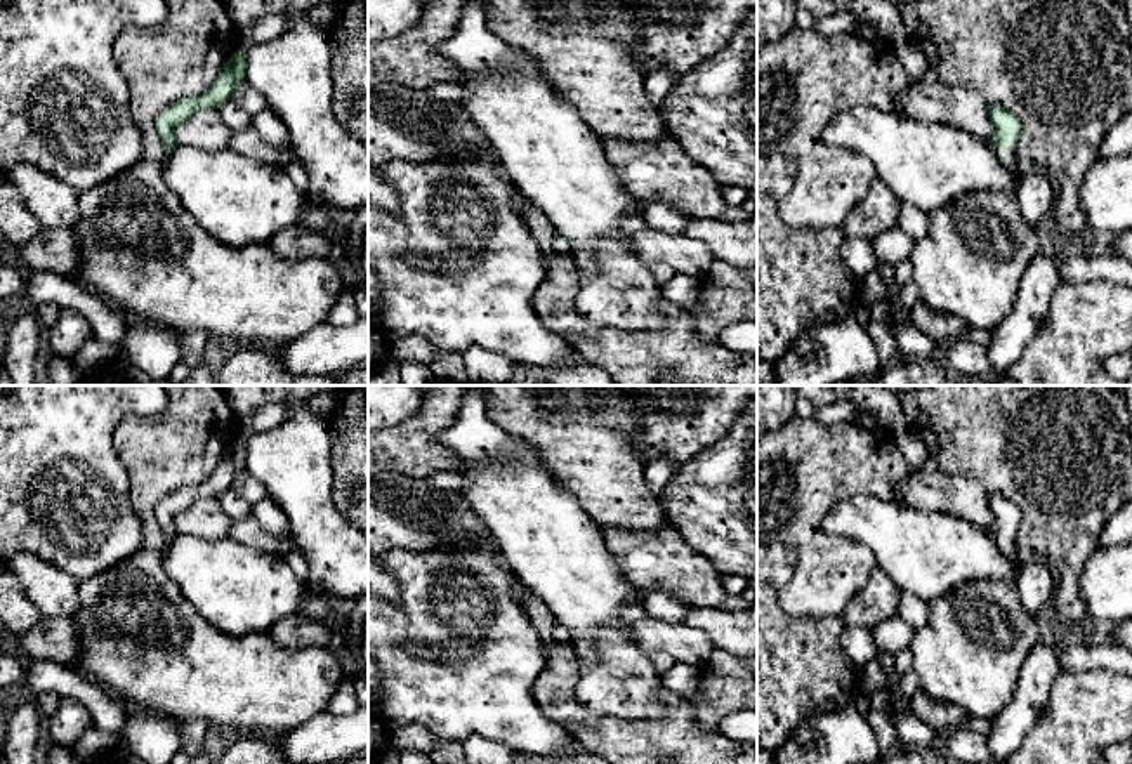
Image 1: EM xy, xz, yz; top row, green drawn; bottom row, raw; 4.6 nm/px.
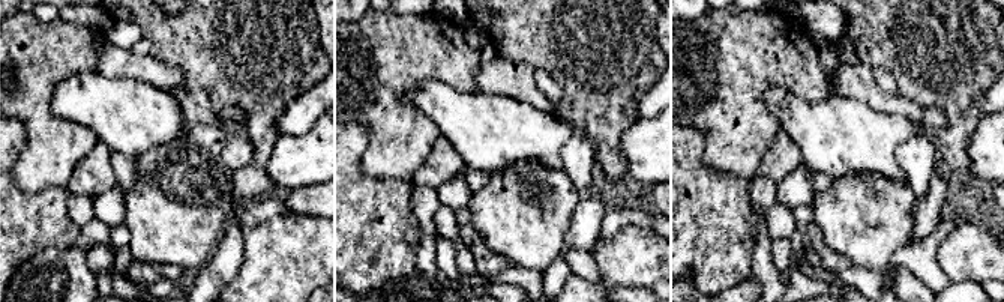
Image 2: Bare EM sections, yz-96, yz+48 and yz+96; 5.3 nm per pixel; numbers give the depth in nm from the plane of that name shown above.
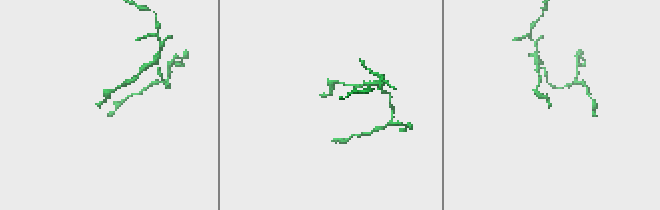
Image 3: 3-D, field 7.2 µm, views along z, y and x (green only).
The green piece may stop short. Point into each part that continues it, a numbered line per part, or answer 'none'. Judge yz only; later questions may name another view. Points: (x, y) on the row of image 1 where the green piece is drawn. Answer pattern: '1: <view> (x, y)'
1: yz (1011, 162)

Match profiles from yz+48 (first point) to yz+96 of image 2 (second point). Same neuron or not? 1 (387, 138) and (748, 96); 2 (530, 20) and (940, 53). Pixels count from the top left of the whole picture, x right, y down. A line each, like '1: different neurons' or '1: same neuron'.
1: same neuron
2: same neuron

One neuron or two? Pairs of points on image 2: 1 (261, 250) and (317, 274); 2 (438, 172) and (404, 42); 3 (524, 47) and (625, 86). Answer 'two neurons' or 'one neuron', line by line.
1: one neuron
2: two neurons
3: one neuron

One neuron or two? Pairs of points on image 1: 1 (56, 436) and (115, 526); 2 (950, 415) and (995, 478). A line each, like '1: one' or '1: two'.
1: one
2: one

